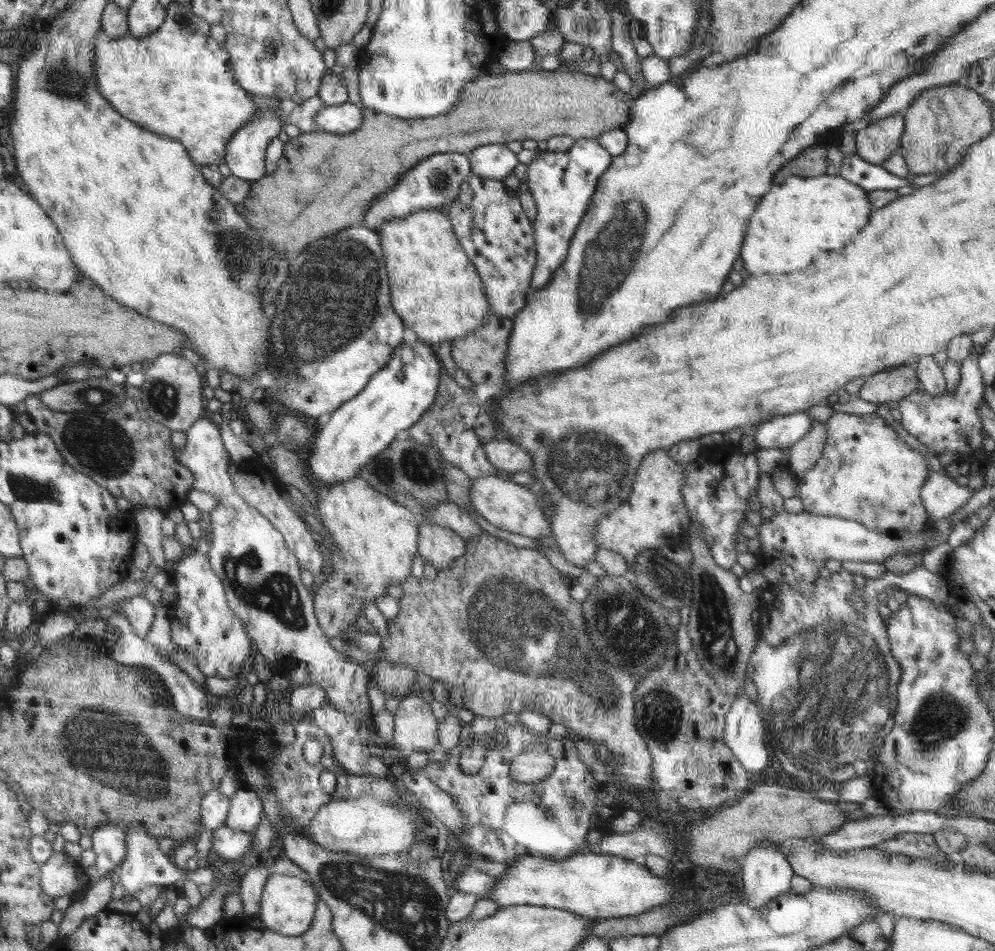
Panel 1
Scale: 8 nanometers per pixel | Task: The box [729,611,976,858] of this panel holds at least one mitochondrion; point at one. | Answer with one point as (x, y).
(940, 718)

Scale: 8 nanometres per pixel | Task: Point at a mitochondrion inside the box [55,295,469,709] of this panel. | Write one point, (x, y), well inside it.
(275, 593)

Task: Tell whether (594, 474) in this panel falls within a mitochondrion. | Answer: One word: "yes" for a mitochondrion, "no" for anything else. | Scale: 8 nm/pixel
yes

